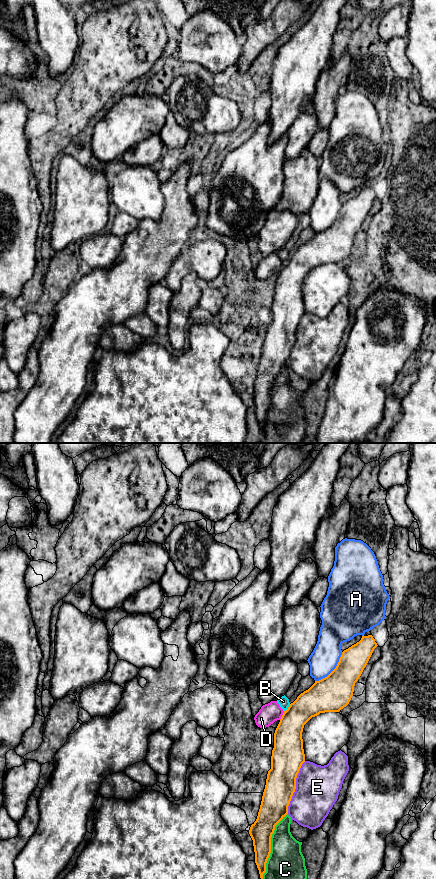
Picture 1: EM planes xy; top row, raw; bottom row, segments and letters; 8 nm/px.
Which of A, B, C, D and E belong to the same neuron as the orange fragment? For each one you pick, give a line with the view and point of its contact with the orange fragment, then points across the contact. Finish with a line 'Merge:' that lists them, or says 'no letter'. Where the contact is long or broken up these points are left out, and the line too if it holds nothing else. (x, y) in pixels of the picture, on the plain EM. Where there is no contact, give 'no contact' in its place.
Merge: no letter

